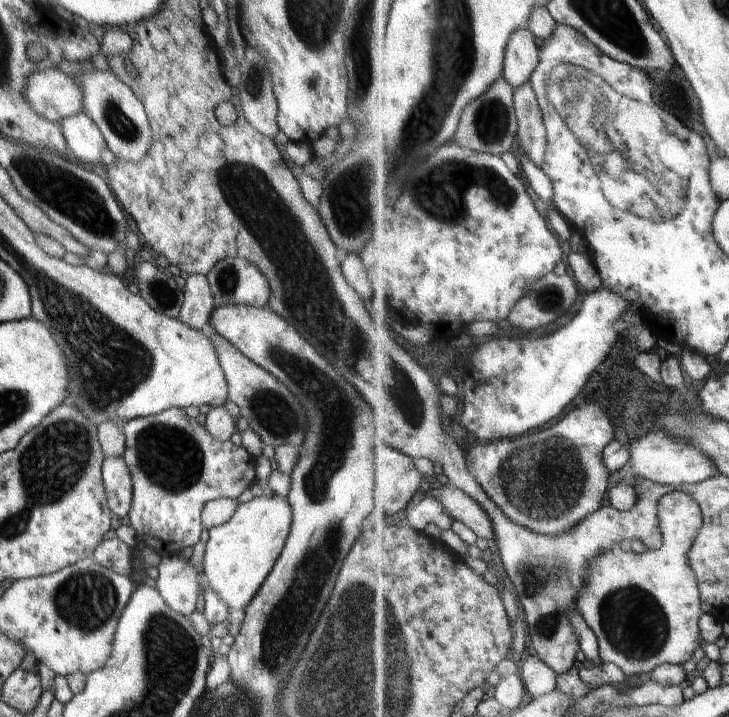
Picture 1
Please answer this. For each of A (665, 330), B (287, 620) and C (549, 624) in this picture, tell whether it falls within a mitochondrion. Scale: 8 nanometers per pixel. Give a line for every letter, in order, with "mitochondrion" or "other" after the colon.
A: other
B: mitochondrion
C: mitochondrion

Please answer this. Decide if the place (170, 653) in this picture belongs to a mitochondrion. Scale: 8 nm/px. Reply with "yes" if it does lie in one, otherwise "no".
yes

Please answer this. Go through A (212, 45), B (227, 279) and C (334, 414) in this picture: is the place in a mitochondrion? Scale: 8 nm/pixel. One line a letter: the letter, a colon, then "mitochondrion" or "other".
A: other
B: mitochondrion
C: mitochondrion

